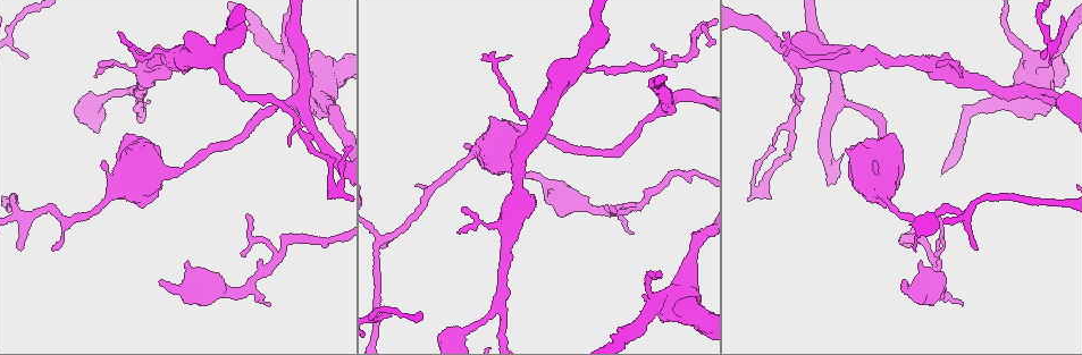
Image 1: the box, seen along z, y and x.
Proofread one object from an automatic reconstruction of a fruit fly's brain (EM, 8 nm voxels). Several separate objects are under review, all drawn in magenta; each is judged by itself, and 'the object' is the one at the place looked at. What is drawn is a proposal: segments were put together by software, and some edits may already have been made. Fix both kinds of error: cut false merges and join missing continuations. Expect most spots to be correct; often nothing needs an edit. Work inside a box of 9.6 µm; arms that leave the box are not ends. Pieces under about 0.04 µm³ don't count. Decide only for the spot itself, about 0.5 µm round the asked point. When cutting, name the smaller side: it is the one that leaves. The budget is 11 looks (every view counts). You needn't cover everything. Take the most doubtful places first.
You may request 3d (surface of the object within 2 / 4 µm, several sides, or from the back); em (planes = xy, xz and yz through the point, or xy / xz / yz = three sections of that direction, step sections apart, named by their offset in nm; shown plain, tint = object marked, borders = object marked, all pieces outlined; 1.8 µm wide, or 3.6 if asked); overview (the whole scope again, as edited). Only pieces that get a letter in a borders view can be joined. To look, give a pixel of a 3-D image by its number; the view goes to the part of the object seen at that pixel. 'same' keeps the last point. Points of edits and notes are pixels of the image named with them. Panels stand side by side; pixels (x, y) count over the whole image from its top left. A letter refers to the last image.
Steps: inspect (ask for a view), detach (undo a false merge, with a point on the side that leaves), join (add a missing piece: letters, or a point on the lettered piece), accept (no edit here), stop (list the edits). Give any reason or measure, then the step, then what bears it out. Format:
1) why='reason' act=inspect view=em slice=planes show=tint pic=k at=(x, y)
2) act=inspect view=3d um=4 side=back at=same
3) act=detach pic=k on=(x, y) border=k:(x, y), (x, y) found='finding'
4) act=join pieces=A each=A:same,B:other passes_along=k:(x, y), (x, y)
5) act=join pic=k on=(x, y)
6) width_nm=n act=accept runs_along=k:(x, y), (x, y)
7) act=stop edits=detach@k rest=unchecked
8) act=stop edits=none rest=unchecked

why='an open end' act=inspect view=3d um=4 pic=1 at=(901, 280)

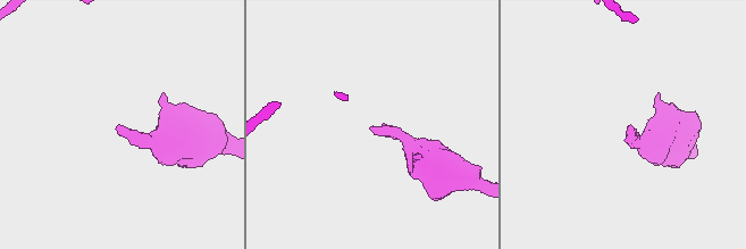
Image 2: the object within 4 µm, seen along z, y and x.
act=inspect view=em slice=planes show=borders pic=2 at=(374, 129)

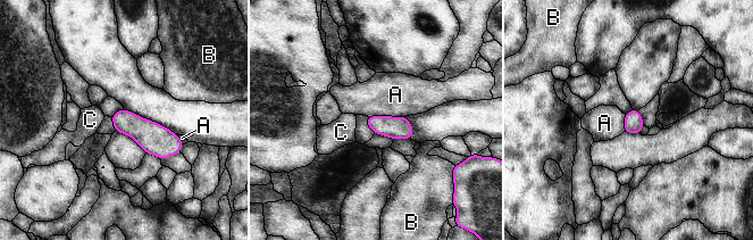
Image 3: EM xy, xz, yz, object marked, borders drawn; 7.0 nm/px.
act=accept each=A:other,B:other,C:other found='none of them fits'

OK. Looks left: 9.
why='an open end' act=inspect view=em slice=planes show=borders pic=1 at=(267, 304)

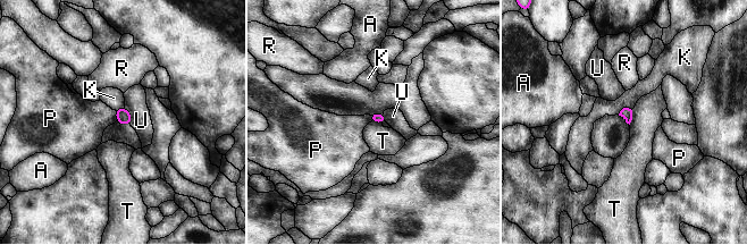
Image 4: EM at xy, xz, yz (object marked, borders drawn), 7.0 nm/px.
longest_contact=U:130nm act=accept each=A:other,K:other,P:other,R:other,T:other,U:other found='no lettered piece goes on from it'

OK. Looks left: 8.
why='free end' act=inspect view=em slice=xy step=4 show=plain pic=1 at=(288, 144)

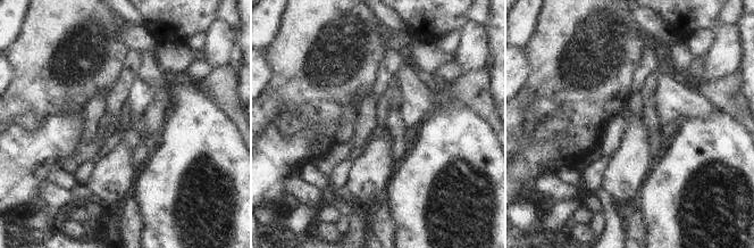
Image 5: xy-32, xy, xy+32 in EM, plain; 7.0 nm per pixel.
why='see the neighbours' act=inspect view=em slice=xy step=4 show=borders at=same

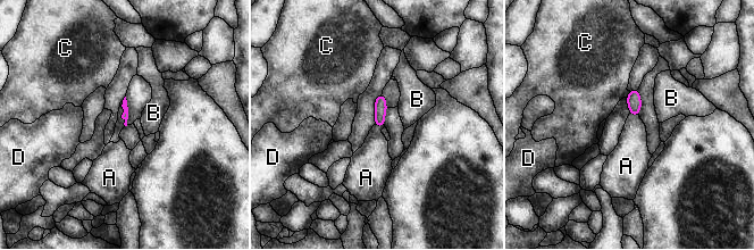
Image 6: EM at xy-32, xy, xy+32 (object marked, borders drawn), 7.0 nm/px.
act=accept each=A:other,B:other,C:other,D:other border=6:(375, 124), (379, 127), (384, 126) found='no lettered piece goes on from it'

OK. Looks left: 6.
why='three arms meet' act=inspect view=3d um=2 pic=1 at=(385, 237)

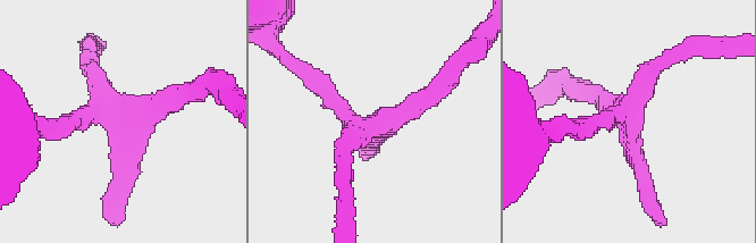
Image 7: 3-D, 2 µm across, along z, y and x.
act=inspect view=em slice=planes show=borders pic=7 at=(113, 104)

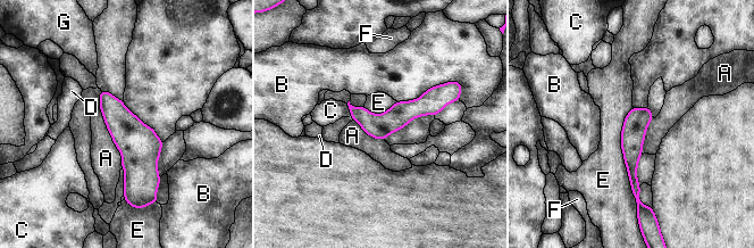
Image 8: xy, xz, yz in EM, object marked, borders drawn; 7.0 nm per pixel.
act=accept each=A:other,B:other,C:other,D:other,E:other,F:other,G:other border=8:(99, 108), (120, 153), (122, 167) found='one cell here'

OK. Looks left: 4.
act=stop edits=none rest=unchecked

